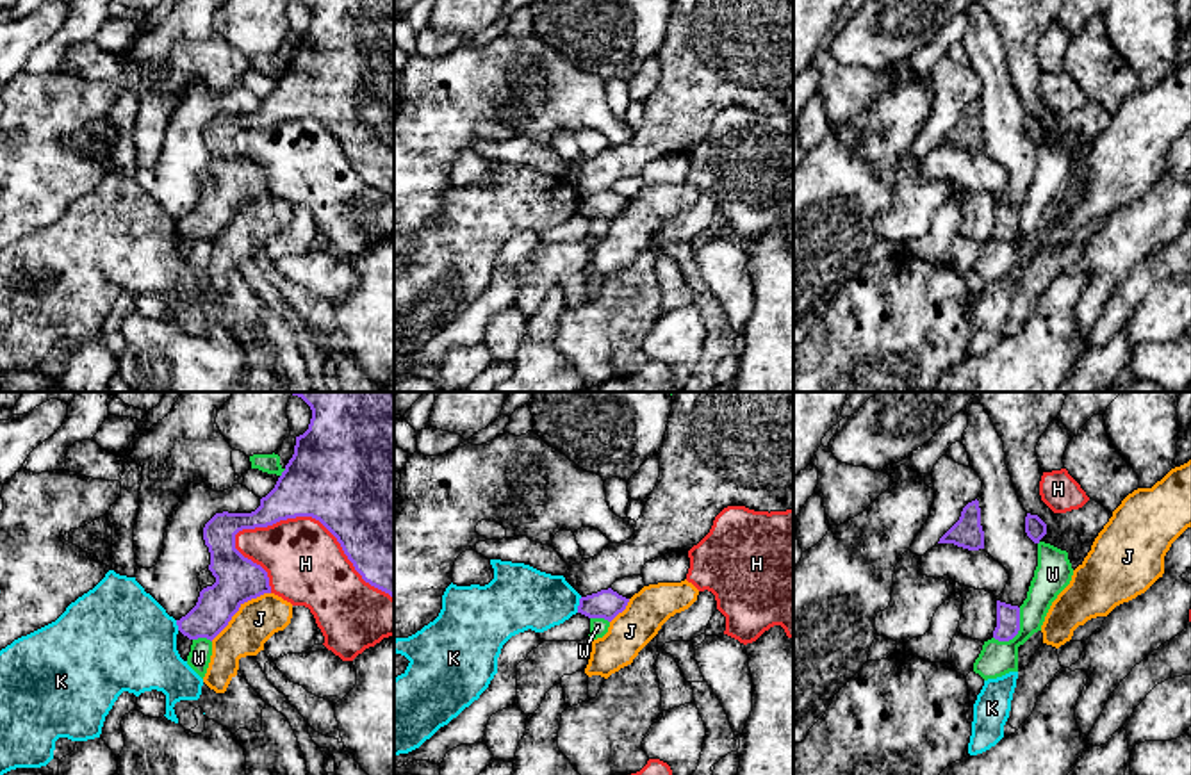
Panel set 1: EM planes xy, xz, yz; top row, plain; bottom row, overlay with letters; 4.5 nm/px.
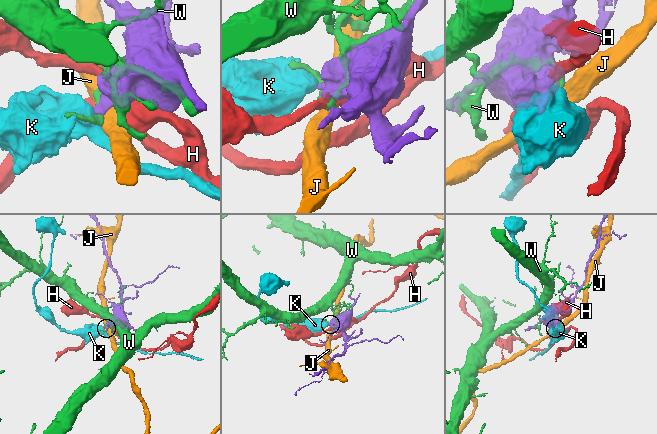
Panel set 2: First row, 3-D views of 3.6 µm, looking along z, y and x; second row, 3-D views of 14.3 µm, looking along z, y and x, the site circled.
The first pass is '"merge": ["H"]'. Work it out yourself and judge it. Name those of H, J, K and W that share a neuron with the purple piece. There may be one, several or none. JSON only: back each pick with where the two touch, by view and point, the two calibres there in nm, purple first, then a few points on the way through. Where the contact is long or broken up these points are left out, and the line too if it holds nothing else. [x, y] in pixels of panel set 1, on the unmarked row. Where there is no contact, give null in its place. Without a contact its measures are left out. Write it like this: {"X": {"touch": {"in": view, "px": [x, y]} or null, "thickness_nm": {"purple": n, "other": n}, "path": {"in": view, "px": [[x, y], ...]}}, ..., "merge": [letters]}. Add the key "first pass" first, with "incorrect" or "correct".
{"first pass": "incorrect", "merge": []}

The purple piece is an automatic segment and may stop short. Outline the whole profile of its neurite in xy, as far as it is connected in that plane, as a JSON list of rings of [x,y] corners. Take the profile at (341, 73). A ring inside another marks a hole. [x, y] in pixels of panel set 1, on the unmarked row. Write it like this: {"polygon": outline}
{"polygon": [[[394,0],[303,2],[312,20],[308,30],[296,37],[294,55],[275,89],[255,112],[216,114],[203,128],[209,171],[216,184],[203,189],[196,207],[177,221],[178,232],[189,241],[212,242],[244,203],[271,194],[267,173],[235,150],[235,135],[296,118],[319,121],[362,180],[394,200]]]}

